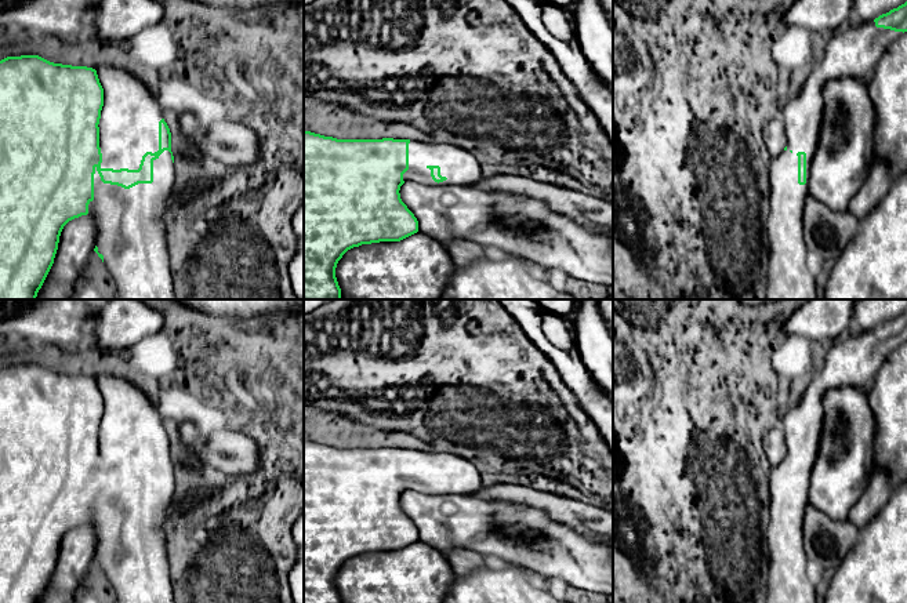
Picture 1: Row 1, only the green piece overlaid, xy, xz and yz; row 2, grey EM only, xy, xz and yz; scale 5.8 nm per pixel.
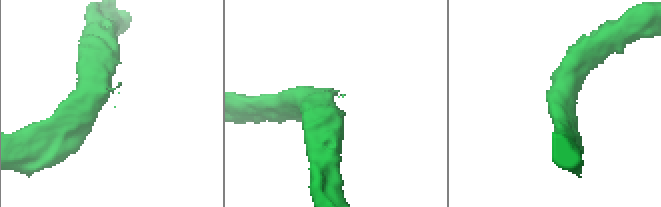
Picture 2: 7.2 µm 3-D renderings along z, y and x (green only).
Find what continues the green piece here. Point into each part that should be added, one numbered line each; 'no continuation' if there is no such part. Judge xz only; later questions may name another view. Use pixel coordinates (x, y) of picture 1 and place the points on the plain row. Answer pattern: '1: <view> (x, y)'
1: xz (460, 475)

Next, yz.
1: yz (855, 360)

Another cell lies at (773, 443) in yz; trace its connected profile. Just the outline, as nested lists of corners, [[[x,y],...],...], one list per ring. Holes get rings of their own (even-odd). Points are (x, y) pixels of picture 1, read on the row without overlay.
[[[780,424],[773,425],[763,437],[763,450],[772,466],[781,462],[786,457],[786,443]]]

